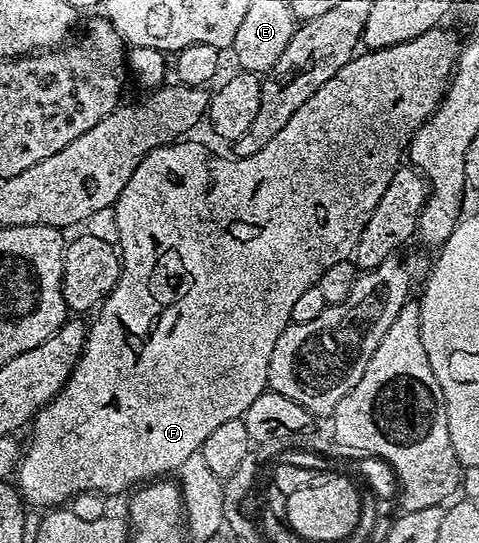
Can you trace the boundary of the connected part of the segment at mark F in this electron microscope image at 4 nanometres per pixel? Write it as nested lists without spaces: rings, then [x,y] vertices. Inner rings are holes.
[[[446,29],[429,30],[424,32],[424,36],[416,36],[416,40],[408,40],[392,48],[359,53],[348,64],[344,64],[344,68],[340,68],[340,72],[336,72],[336,76],[332,76],[324,88],[312,92],[306,103],[293,114],[292,120],[280,128],[280,133],[270,143],[264,144],[260,152],[252,152],[252,156],[221,158],[198,142],[179,140],[169,146],[158,146],[142,158],[136,172],[132,172],[132,180],[124,184],[124,192],[120,192],[113,205],[116,229],[120,232],[116,246],[122,260],[122,271],[116,288],[112,288],[112,292],[93,315],[94,323],[89,323],[82,354],[66,386],[34,417],[34,439],[27,446],[25,443],[24,453],[19,457],[16,490],[23,503],[34,508],[58,508],[78,494],[101,492],[106,496],[125,495],[139,484],[165,479],[178,471],[188,456],[201,451],[204,440],[208,440],[208,435],[219,424],[241,418],[248,404],[252,404],[256,396],[266,393],[272,348],[276,348],[276,340],[280,340],[290,325],[292,307],[297,298],[308,292],[308,288],[317,286],[320,276],[332,264],[338,264],[353,255],[360,240],[360,232],[364,232],[364,224],[368,224],[368,216],[372,216],[376,204],[380,204],[380,196],[384,196],[384,188],[388,188],[392,176],[403,165],[404,155],[415,132],[430,119],[434,109],[446,97],[446,87],[450,84],[454,67],[458,65],[460,49],[460,38]]]

